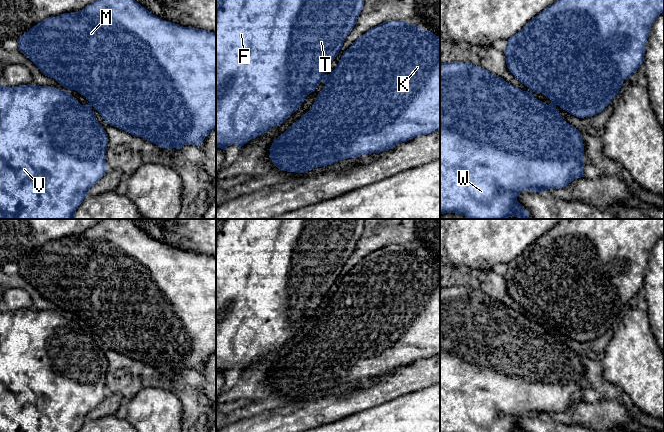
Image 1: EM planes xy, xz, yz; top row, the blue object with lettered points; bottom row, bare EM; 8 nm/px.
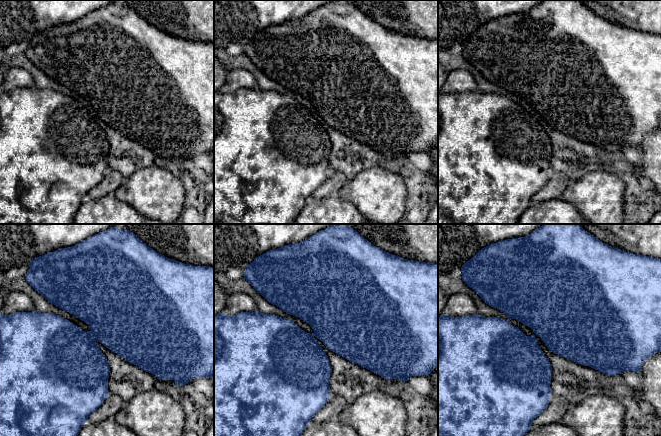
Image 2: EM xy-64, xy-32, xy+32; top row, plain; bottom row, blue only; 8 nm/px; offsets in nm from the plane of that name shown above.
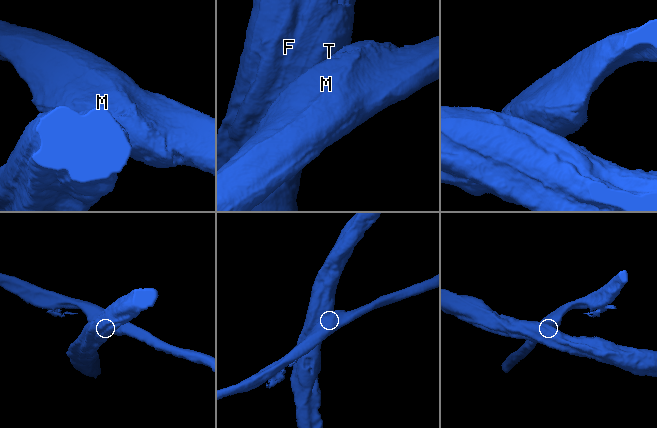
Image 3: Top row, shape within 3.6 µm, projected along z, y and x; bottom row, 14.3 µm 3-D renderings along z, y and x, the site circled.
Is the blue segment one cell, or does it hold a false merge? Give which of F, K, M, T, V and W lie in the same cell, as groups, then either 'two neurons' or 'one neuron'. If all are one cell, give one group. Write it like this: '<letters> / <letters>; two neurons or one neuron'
F T V W / K M; two neurons

